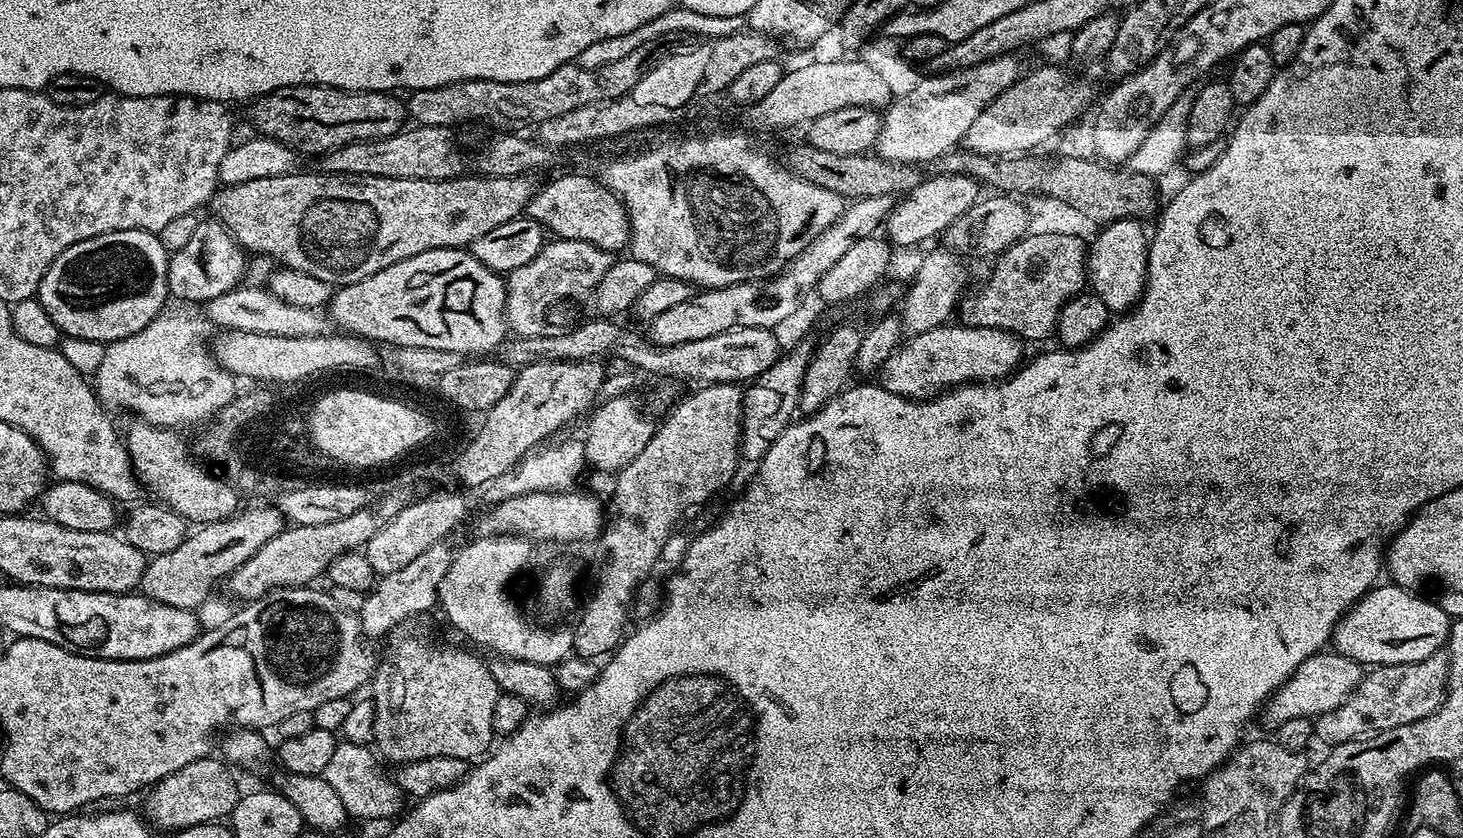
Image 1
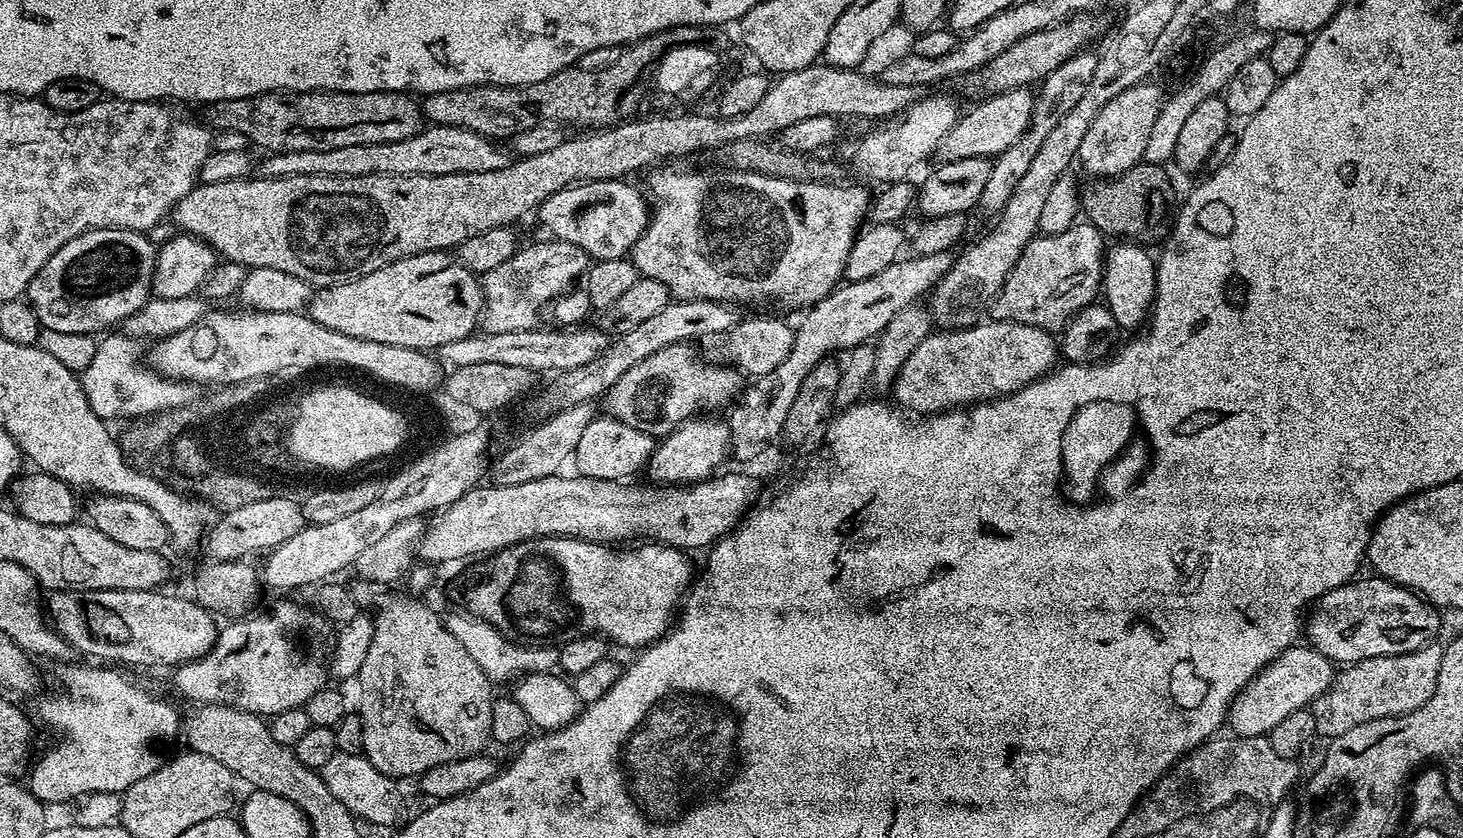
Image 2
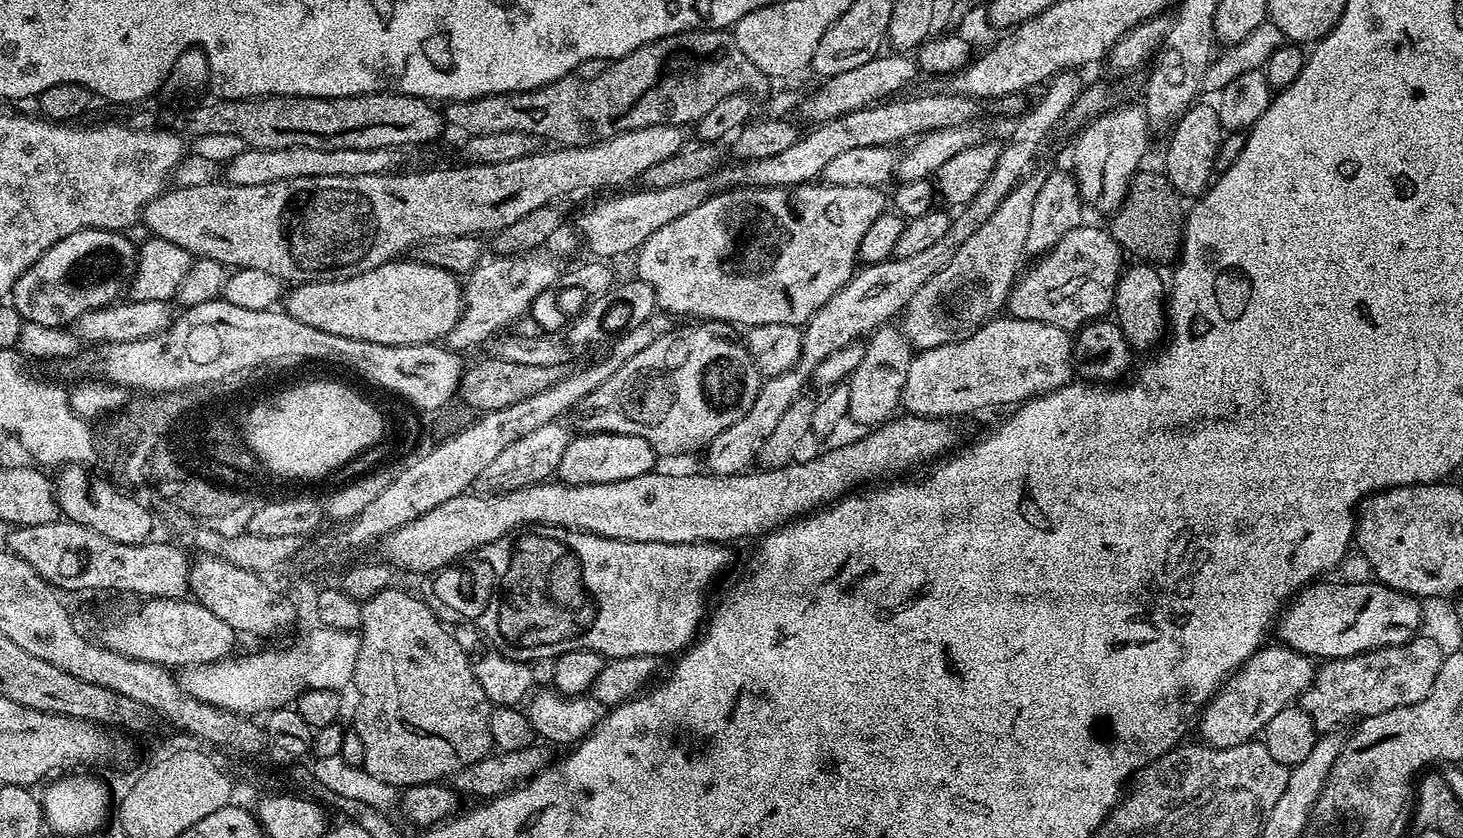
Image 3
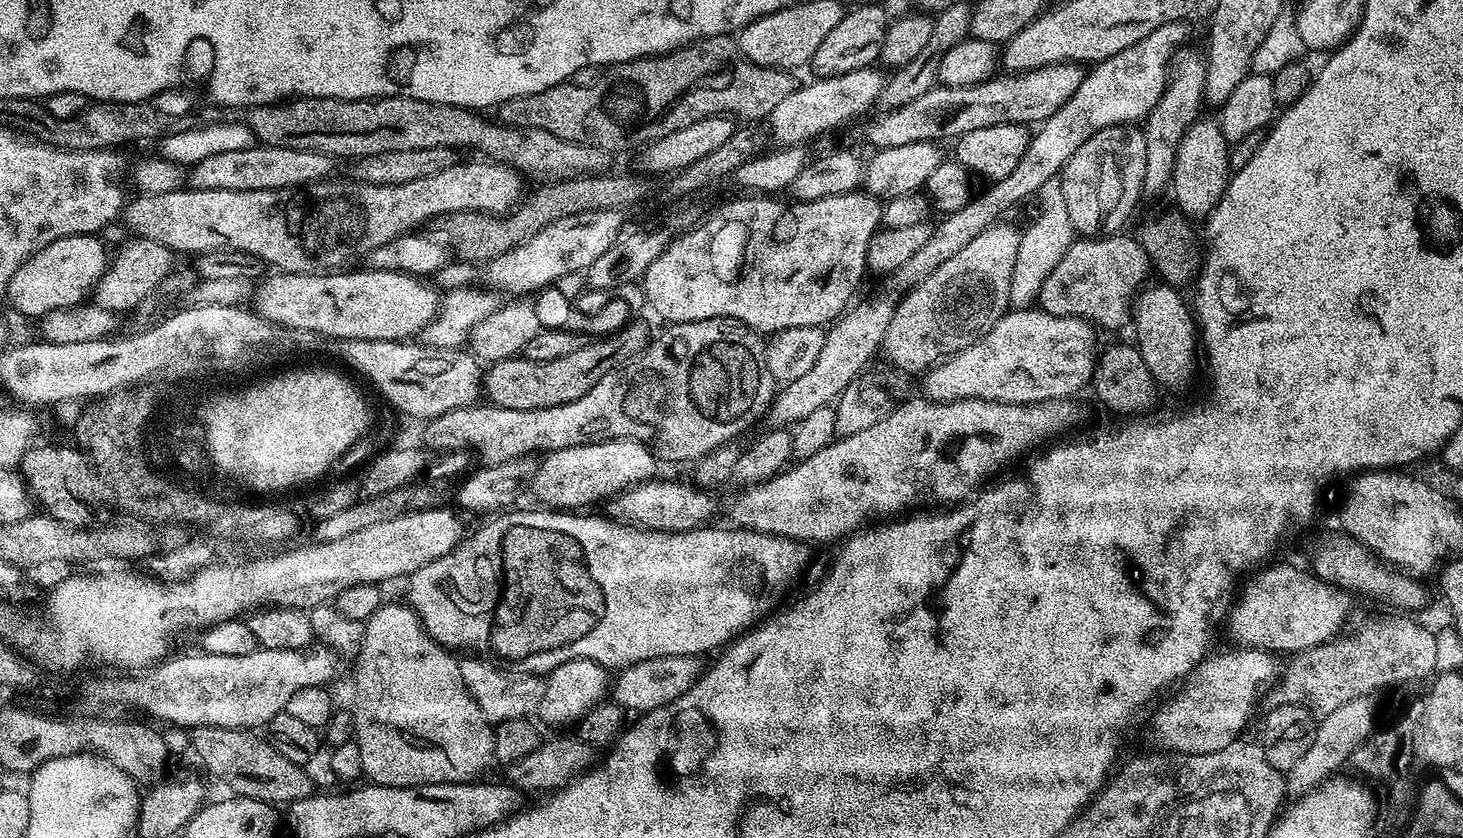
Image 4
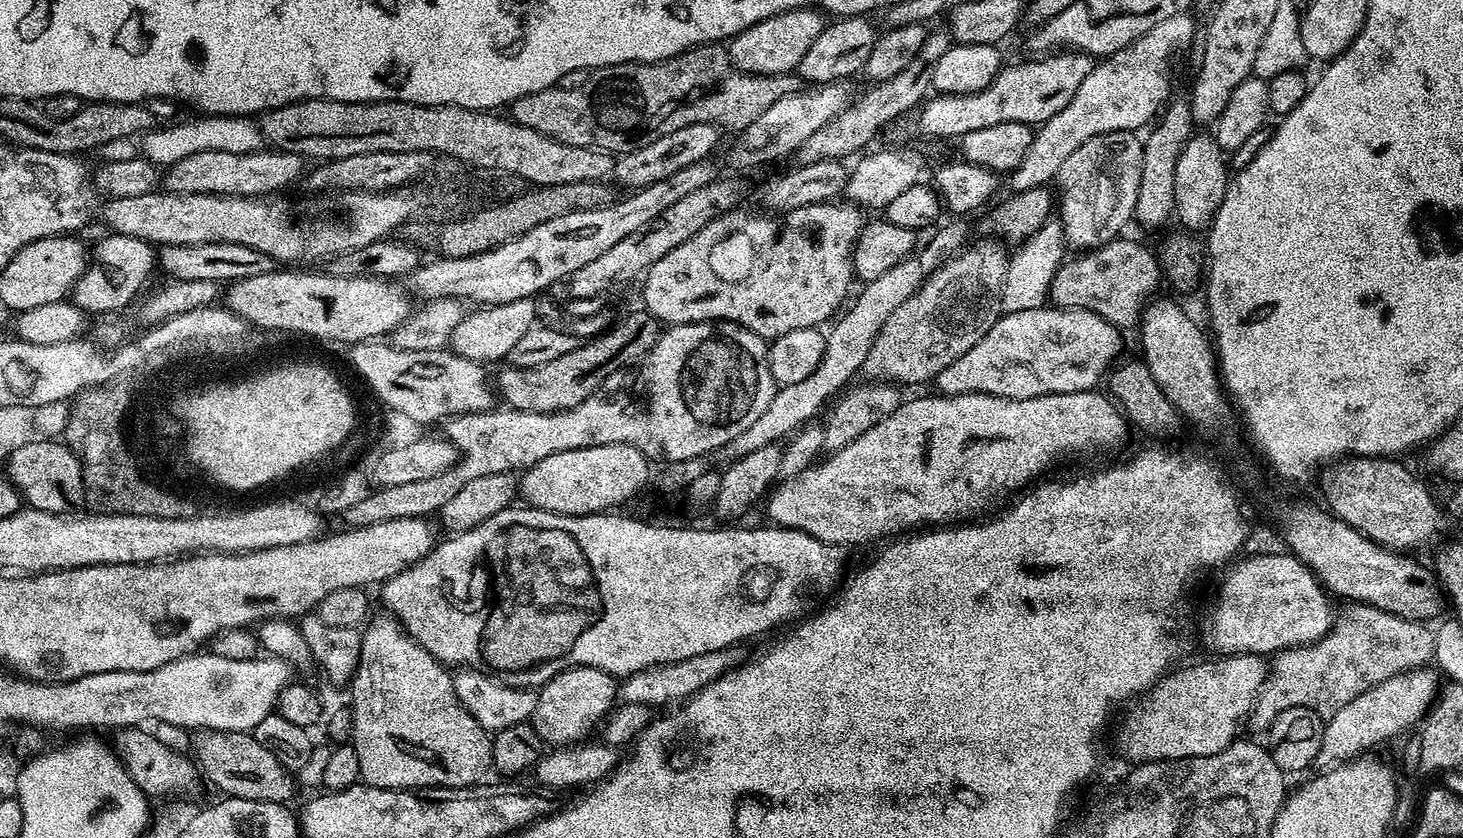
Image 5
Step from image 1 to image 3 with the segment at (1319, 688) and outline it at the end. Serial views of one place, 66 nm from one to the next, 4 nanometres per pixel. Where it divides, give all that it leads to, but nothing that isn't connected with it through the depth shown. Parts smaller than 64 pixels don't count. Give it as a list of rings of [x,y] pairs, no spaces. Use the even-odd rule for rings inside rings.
[[[1287,646],[1259,648],[1245,664],[1241,664],[1204,705],[1199,717],[1199,739],[1214,748],[1247,744],[1265,731],[1280,710],[1291,705],[1307,690],[1314,679],[1314,660]]]

